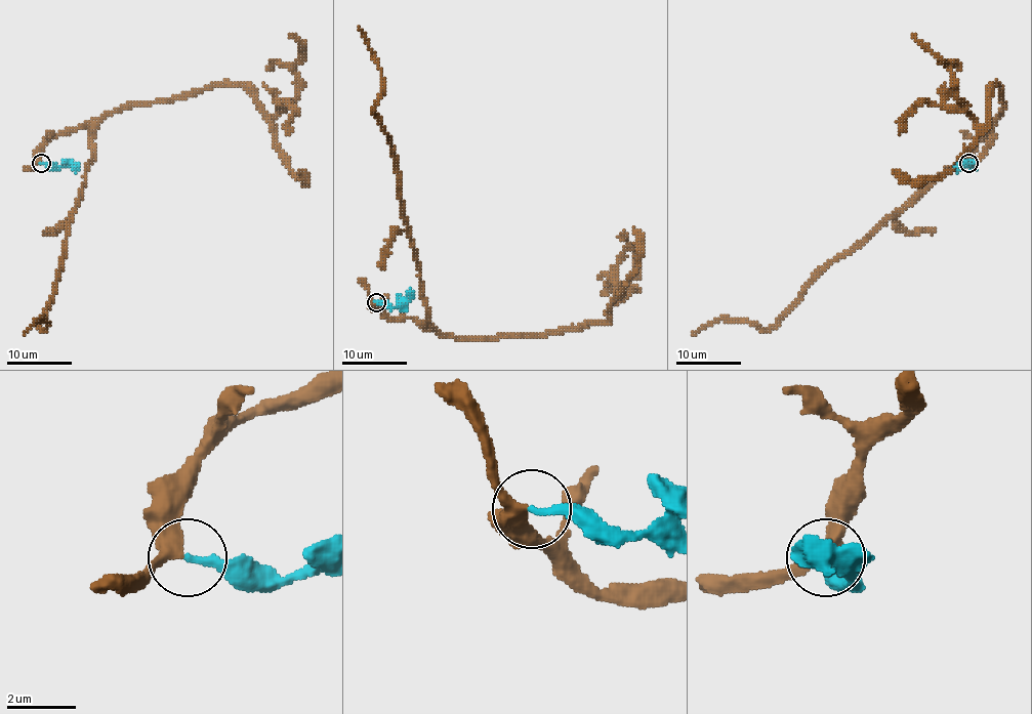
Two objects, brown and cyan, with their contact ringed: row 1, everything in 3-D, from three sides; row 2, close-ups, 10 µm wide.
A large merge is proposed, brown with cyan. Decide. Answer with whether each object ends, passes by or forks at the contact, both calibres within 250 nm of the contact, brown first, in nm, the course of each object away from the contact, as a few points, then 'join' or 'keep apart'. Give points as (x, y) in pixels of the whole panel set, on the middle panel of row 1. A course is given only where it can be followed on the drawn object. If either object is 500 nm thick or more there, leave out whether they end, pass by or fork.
brown passes by; cyan ends; calibres 360 and 240 nm; course brown (375, 302), (386, 317), (424, 326), (420, 268), (398, 165), (374, 113), (382, 92), (378, 62), (359, 27); course cyan (375, 302), (397, 306), (414, 291); join

